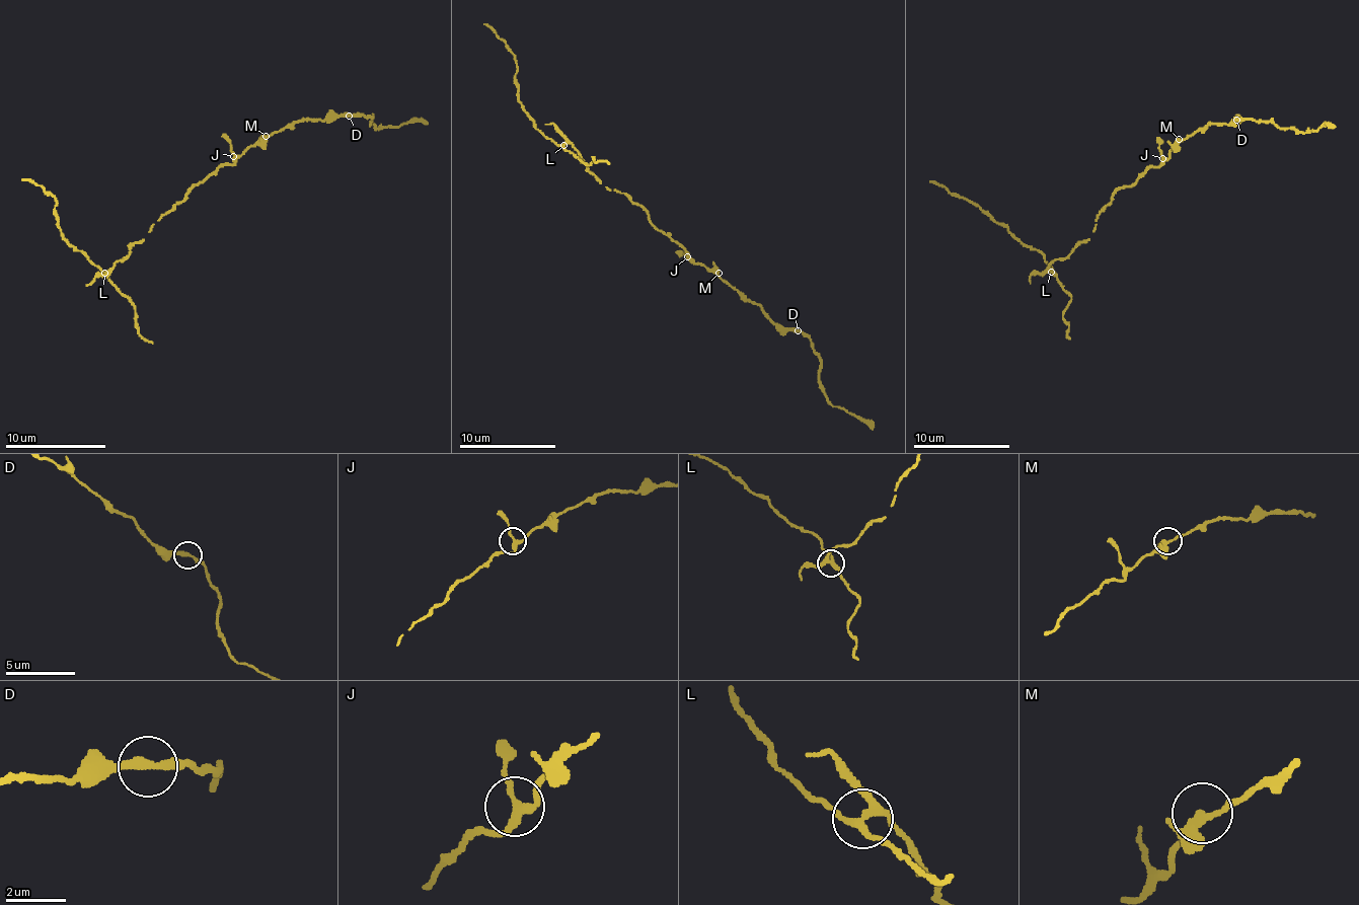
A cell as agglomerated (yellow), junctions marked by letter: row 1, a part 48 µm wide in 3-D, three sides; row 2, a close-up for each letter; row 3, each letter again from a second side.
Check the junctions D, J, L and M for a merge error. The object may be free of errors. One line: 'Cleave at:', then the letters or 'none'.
Cleave at: L

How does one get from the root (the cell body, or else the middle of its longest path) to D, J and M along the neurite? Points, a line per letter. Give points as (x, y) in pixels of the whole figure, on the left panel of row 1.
D: (198, 183), (221, 165), (233, 163), (271, 133), (301, 121), (349, 116)
J: (198, 183), (221, 165), (231, 163), (233, 156)
M: (198, 183), (221, 165), (233, 163), (266, 136)

